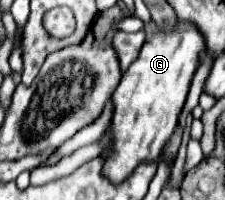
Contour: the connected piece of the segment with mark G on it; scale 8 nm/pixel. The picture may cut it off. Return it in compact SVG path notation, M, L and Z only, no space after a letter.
M176 19L176 25L170 31L160 29L154 37L144 41L138 59L132 61L112 95L114 117L110 129L114 141L102 153L106 157L104 173L112 183L122 183L142 161L158 161L162 147L178 123L192 77L204 51L206 41L202 33L190 21L182 19Z

